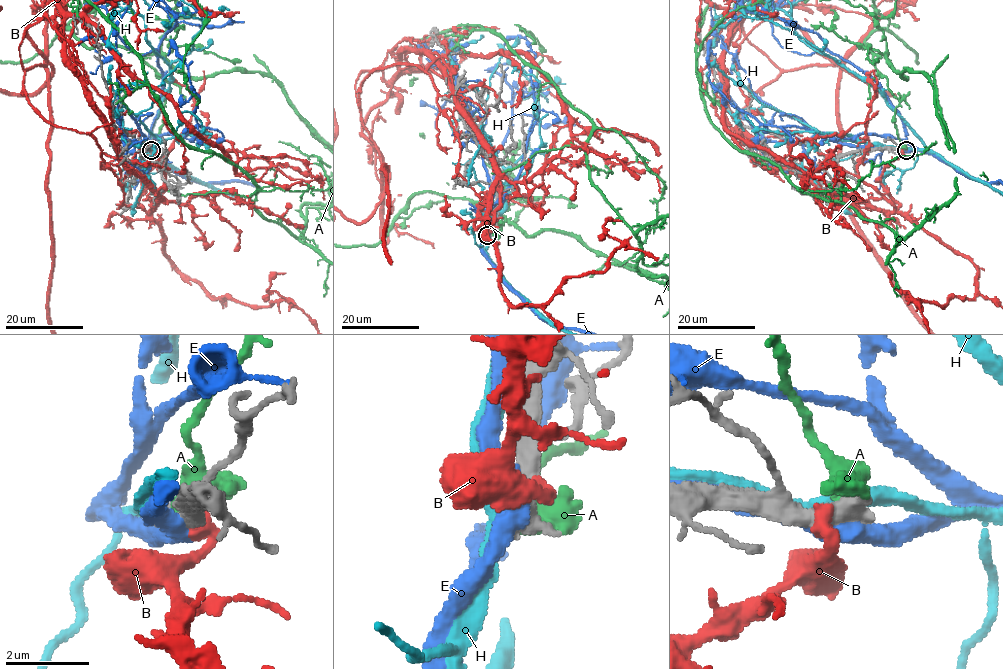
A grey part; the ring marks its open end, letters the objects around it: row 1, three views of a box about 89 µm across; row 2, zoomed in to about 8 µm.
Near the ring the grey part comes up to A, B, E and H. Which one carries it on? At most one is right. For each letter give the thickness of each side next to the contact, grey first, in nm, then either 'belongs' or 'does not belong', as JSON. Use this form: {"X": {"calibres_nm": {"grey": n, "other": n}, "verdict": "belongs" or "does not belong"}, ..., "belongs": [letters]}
{"A": {"calibres_nm": {"grey": 700, "other": 280}, "verdict": "does not belong"}, "B": {"calibres_nm": {"grey": 380, "other": 380}, "verdict": "does not belong"}, "E": {"calibres_nm": {"grey": 480, "other": 440}, "verdict": "does not belong"}, "H": {"calibres_nm": {"grey": 440, "other": 360}, "verdict": "does not belong"}, "belongs": []}

